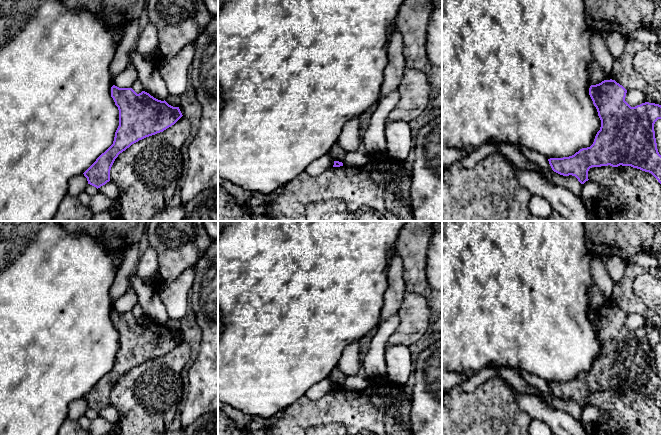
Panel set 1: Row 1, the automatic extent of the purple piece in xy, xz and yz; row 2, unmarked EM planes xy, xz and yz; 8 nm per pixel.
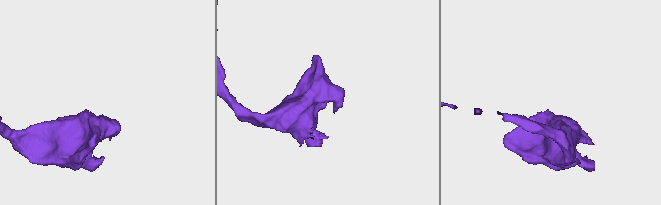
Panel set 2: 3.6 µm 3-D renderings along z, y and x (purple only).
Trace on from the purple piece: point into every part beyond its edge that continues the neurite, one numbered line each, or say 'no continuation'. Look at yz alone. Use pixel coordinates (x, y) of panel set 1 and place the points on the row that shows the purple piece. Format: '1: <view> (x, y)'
no continuation

